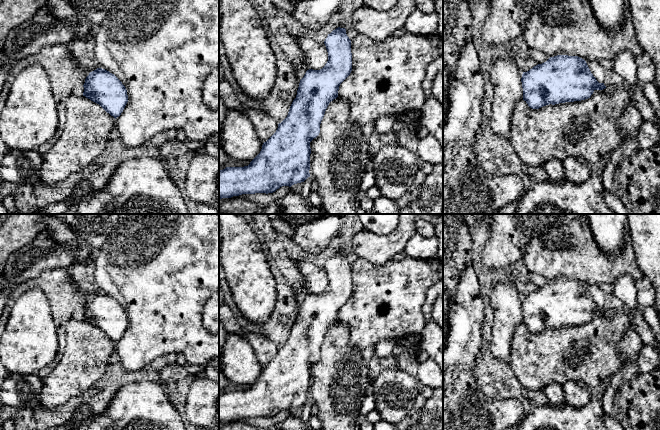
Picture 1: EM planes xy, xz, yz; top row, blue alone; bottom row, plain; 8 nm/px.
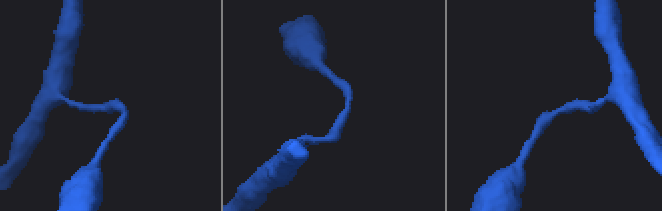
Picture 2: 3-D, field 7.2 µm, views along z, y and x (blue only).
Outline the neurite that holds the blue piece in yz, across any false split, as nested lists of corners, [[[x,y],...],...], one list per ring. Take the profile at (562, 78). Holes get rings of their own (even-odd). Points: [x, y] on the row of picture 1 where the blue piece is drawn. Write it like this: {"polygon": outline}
{"polygon": [[[568,55],[550,57],[546,62],[523,72],[521,82],[523,100],[532,109],[539,109],[549,104],[585,100],[590,98],[595,90],[606,88],[604,83],[596,80],[584,59]]]}

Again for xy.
{"polygon": [[[97,68],[90,72],[83,87],[83,96],[99,104],[115,119],[121,115],[128,102],[125,86],[105,69]]]}

